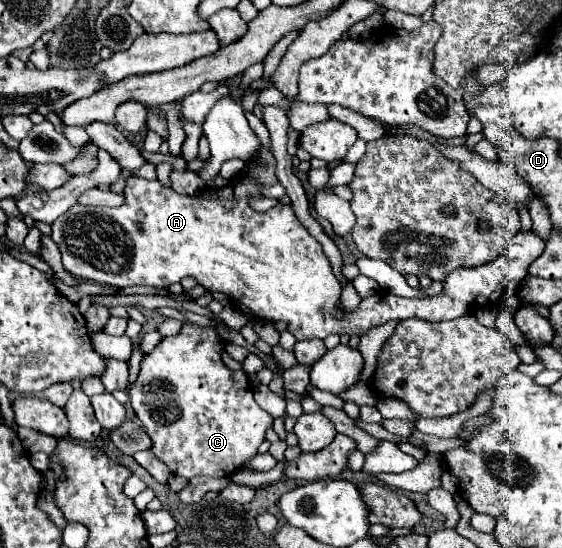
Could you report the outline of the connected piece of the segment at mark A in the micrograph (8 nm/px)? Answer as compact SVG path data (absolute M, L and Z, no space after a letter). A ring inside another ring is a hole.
M262 148L258 156L260 166L246 166L242 172L242 182L238 182L240 196L234 196L234 184L228 184L220 190L202 190L194 196L184 196L172 192L172 188L162 186L158 180L138 180L130 178L126 186L126 204L118 208L108 206L82 206L74 204L68 212L64 212L52 224L52 240L58 244L62 254L64 268L88 280L94 280L104 286L160 286L168 288L174 282L180 282L184 276L192 276L204 286L208 292L224 292L232 298L232 302L246 314L254 318L266 318L270 322L284 320L288 322L288 330L296 336L296 340L310 340L310 338L326 338L328 334L350 334L362 336L370 328L380 326L388 320L398 322L418 316L424 320L440 322L440 320L453 320L460 318L466 312L466 304L462 300L454 300L454 292L446 292L442 288L440 294L432 298L400 298L386 290L378 290L374 296L364 298L358 310L348 312L342 320L332 316L332 310L342 308L340 302L340 284L332 274L328 258L322 252L322 246L308 234L308 230L300 224L290 204L276 204L268 212L256 212L250 208L250 196L260 196L262 184L276 184L274 156Z

